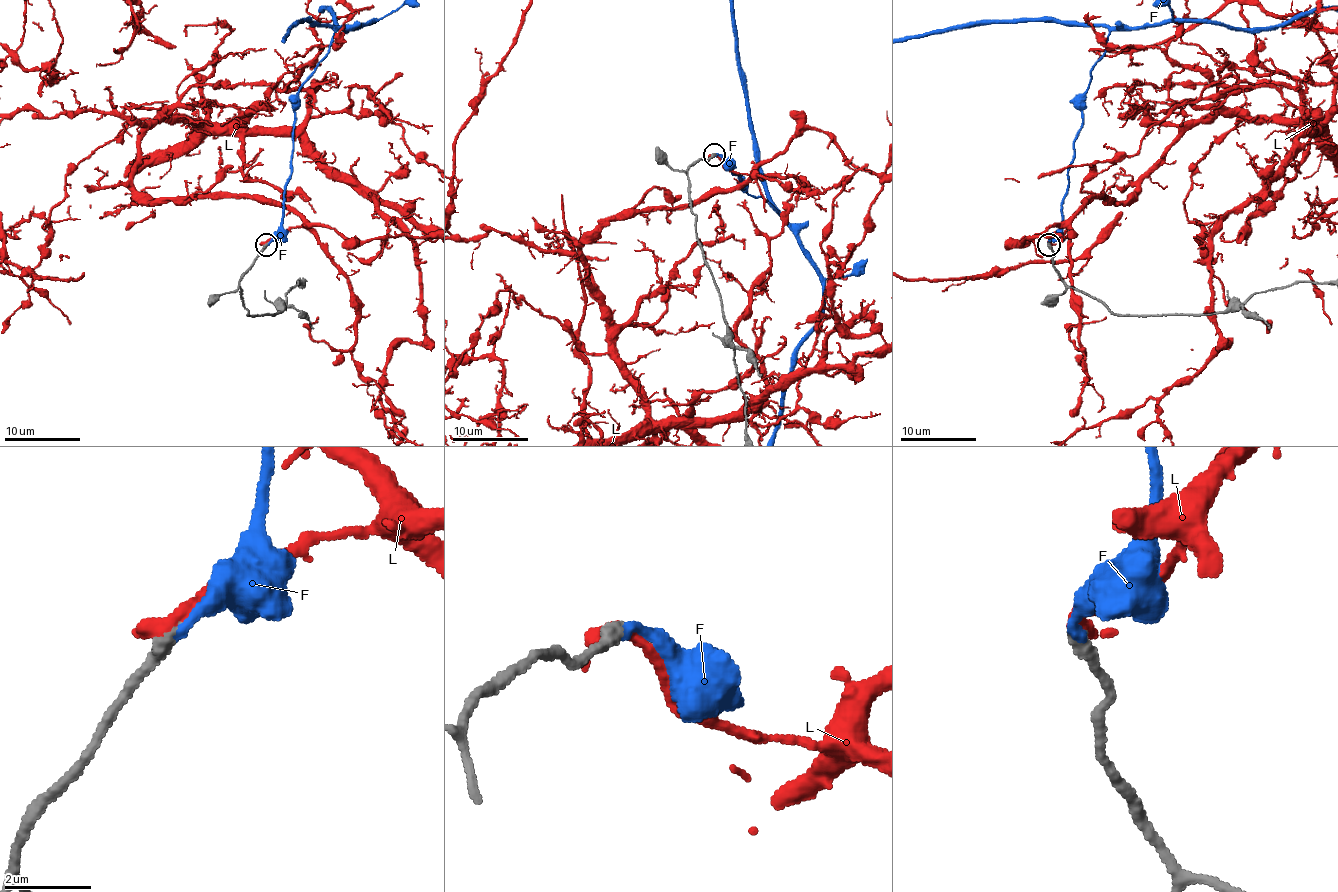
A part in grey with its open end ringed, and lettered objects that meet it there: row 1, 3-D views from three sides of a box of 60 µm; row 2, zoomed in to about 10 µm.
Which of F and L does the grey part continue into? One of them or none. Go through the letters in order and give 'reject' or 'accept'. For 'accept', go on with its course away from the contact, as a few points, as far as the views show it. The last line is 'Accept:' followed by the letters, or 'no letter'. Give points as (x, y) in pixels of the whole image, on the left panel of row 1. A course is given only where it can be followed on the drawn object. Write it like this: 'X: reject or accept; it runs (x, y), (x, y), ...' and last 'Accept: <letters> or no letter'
F: accept
L: reject
Accept: F

